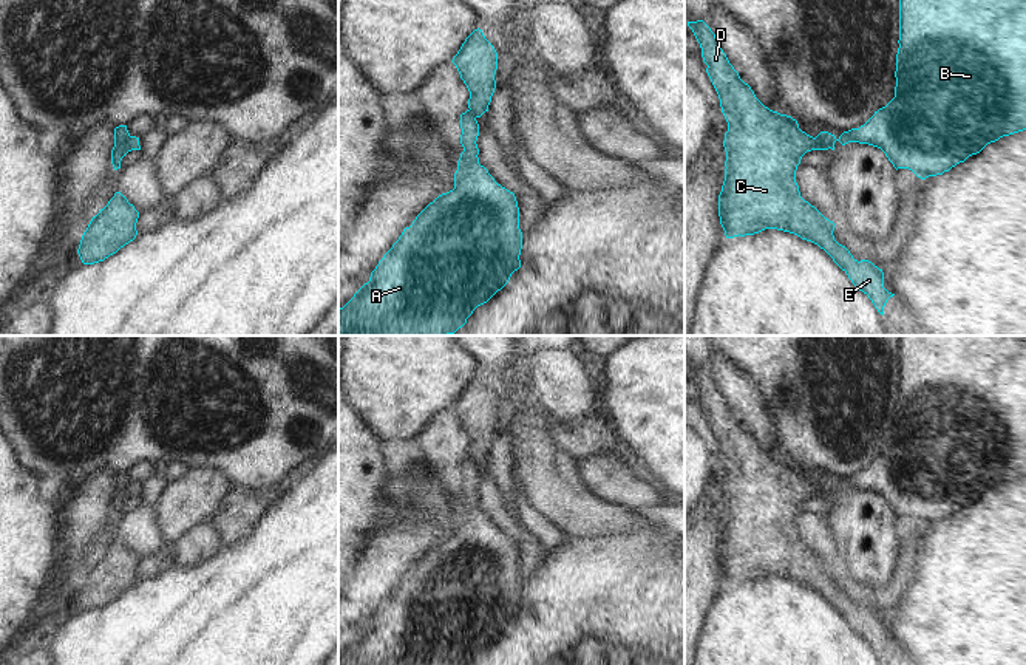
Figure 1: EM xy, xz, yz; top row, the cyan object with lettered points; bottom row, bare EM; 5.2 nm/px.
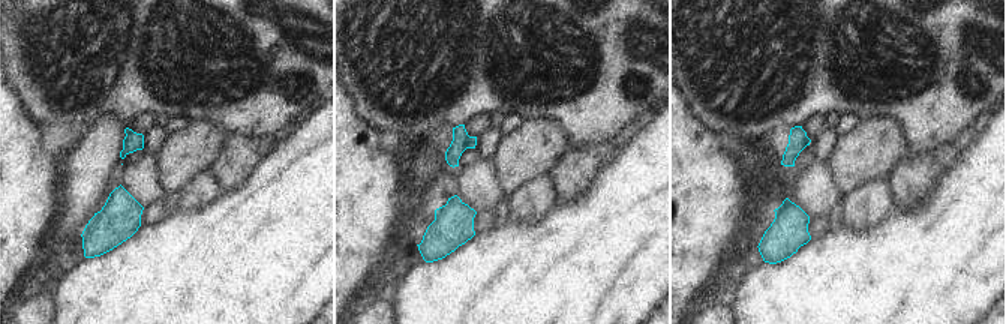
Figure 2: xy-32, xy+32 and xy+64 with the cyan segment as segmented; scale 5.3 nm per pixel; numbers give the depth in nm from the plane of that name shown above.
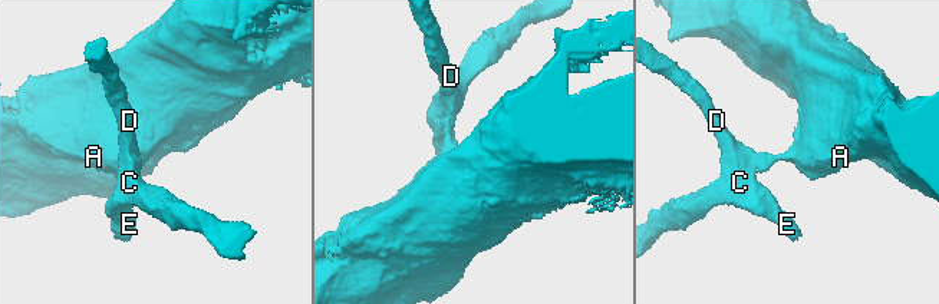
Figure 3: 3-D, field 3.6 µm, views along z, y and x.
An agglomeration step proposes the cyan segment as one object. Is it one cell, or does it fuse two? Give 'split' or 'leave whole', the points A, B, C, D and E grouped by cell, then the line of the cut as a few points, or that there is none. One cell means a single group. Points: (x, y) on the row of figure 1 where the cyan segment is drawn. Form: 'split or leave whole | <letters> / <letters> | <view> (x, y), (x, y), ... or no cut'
split | A B / C D E | xy (129, 135), (125, 141), (127, 152)

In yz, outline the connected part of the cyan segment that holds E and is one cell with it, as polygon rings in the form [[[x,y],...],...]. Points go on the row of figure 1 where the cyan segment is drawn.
[[[688,22],[702,48],[706,73],[719,94],[728,122],[725,181],[719,217],[726,238],[754,235],[765,229],[794,234],[824,249],[868,295],[879,314],[895,294],[884,288],[884,272],[868,260],[854,260],[834,240],[834,223],[800,196],[796,170],[819,139],[799,128],[796,119],[765,107],[723,53],[703,22]]]

